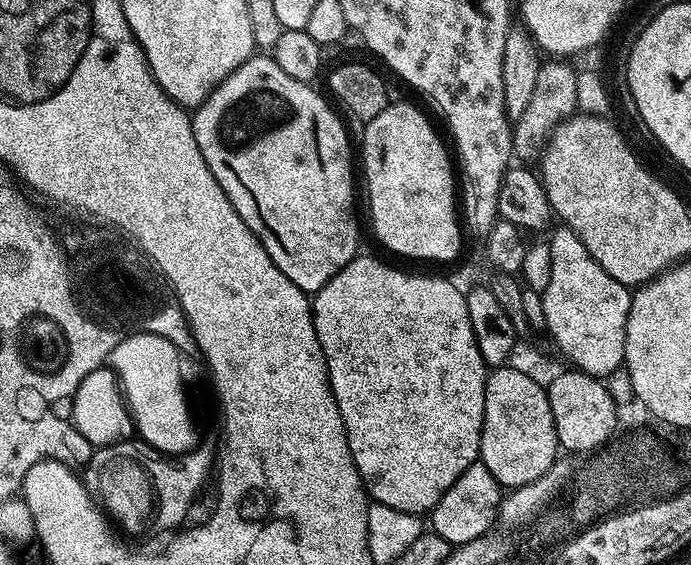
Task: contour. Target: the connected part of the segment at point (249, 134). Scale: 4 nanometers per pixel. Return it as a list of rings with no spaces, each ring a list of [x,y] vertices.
[[[253,54],[237,64],[236,69],[229,72],[228,77],[205,96],[192,116],[192,129],[198,150],[202,150],[202,158],[206,158],[206,166],[210,166],[210,174],[214,174],[226,198],[230,198],[234,210],[238,210],[238,218],[242,218],[242,222],[246,222],[246,226],[250,226],[252,233],[260,239],[274,266],[278,266],[278,270],[282,270],[282,274],[286,274],[294,286],[309,294],[315,294],[322,286],[326,286],[326,282],[330,282],[330,278],[334,278],[342,266],[356,259],[356,247],[360,244],[360,228],[356,225],[356,212],[352,209],[352,148],[348,145],[348,132],[343,122],[336,117],[335,110],[314,89],[312,84],[303,84],[298,82],[298,78],[290,78],[290,74],[285,74],[282,66],[278,66],[271,55]]]

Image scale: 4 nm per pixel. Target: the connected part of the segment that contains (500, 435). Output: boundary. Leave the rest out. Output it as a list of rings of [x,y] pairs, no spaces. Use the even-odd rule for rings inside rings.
[[[507,366],[491,369],[486,382],[479,463],[484,464],[486,470],[490,470],[490,474],[494,474],[494,478],[500,485],[511,490],[533,484],[538,478],[549,475],[552,465],[558,460],[556,452],[558,453],[556,427],[554,426],[554,414],[550,414],[547,387],[534,382],[531,378],[526,378],[526,374],[521,374],[518,370]]]

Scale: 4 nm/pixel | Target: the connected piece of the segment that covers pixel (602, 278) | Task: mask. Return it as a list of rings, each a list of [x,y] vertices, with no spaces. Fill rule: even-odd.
[[[567,226],[547,241],[551,255],[550,284],[543,292],[544,322],[556,344],[588,376],[607,378],[624,363],[626,322],[632,305],[629,285],[618,282],[594,262],[578,234]]]

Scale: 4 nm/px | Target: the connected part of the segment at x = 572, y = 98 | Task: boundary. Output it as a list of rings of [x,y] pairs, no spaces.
[[[544,62],[538,70],[538,80],[535,83],[534,94],[526,107],[526,112],[512,124],[512,154],[517,161],[539,161],[544,155],[544,149],[555,135],[556,129],[565,120],[577,115],[578,82],[577,69],[571,68],[568,62]]]

